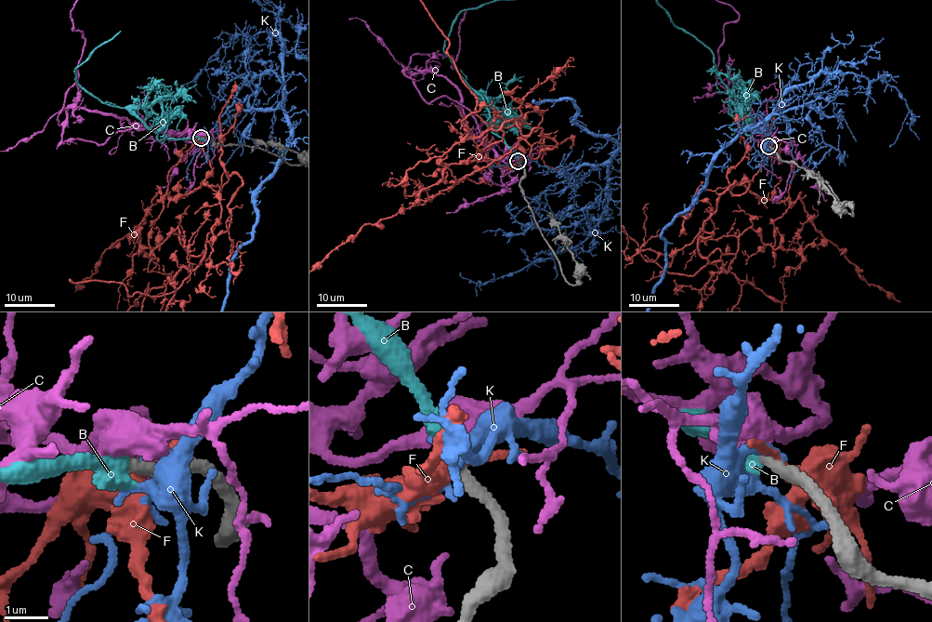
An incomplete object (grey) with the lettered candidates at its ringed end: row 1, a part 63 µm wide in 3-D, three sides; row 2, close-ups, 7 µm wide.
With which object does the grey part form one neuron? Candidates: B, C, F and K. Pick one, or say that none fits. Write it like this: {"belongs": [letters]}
{"belongs": ["B"]}

